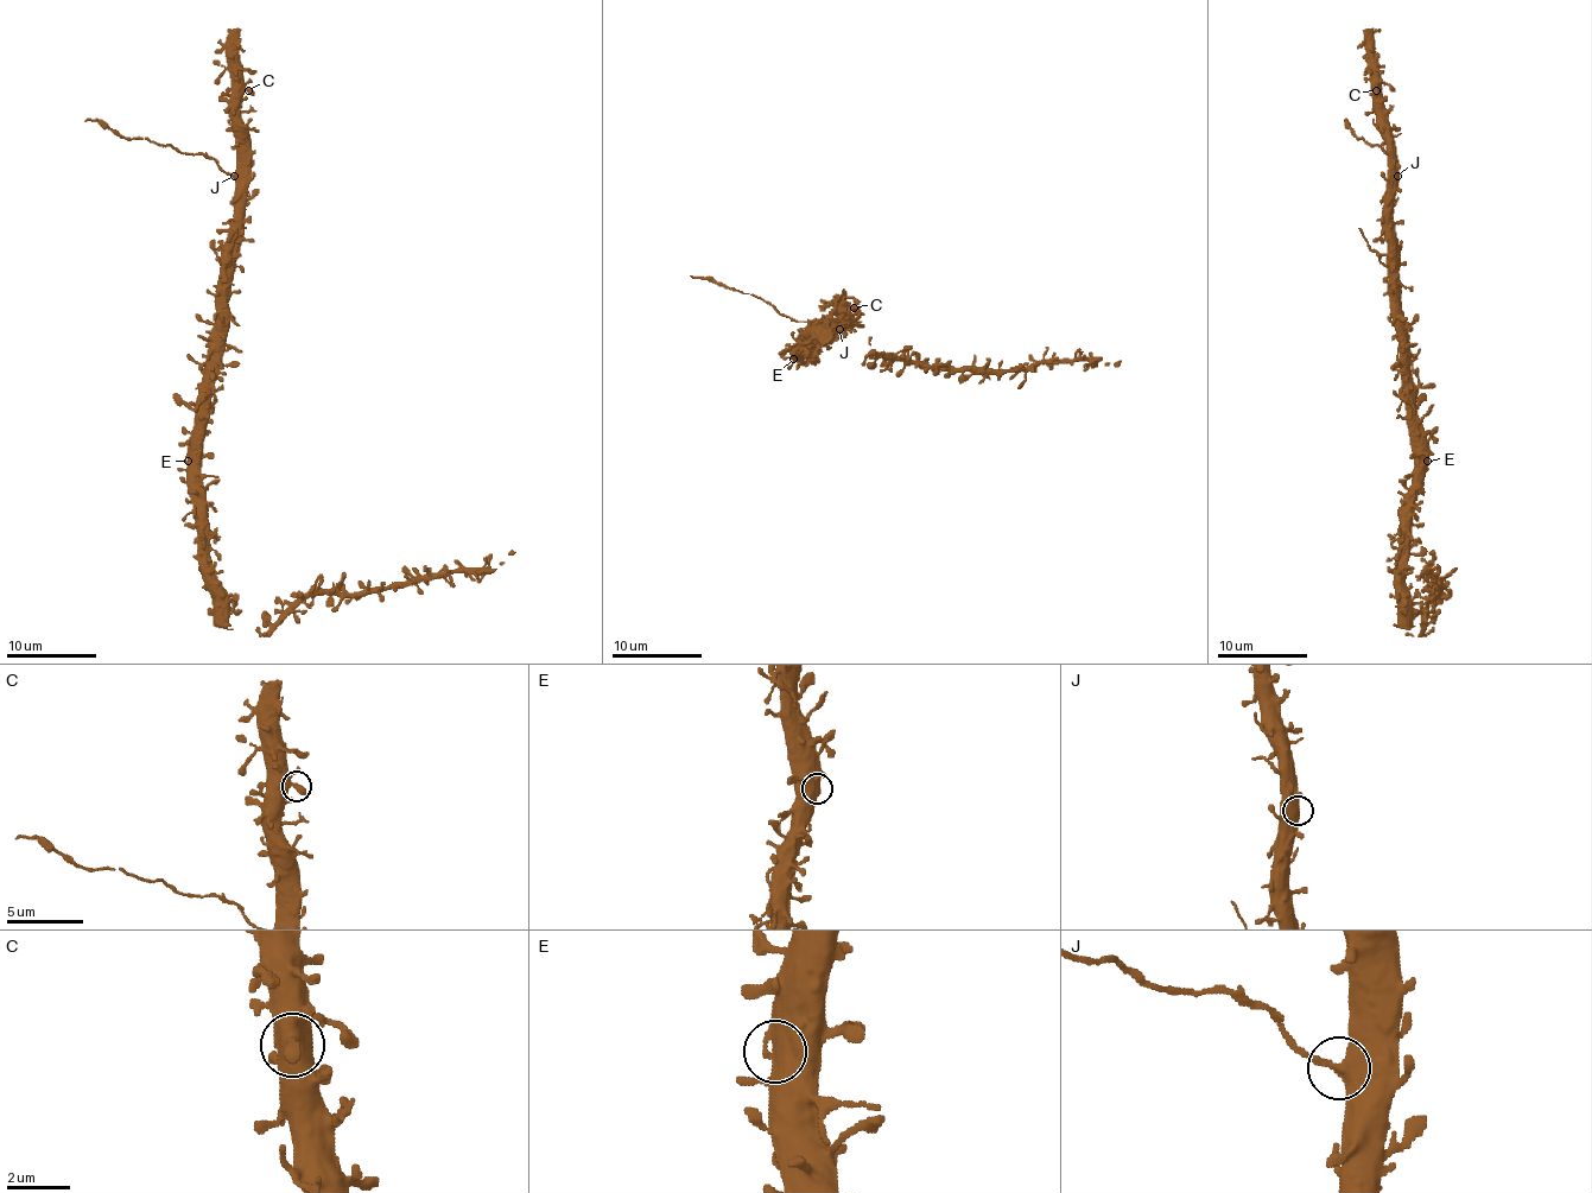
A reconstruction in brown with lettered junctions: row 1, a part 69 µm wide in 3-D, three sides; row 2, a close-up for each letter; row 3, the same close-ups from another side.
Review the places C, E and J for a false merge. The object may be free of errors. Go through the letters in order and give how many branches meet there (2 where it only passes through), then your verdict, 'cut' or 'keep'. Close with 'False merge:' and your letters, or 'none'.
C: 2 branches meet; keep
E: 2 branches meet; keep
J: 2 branches meet; cut
False merge: J

